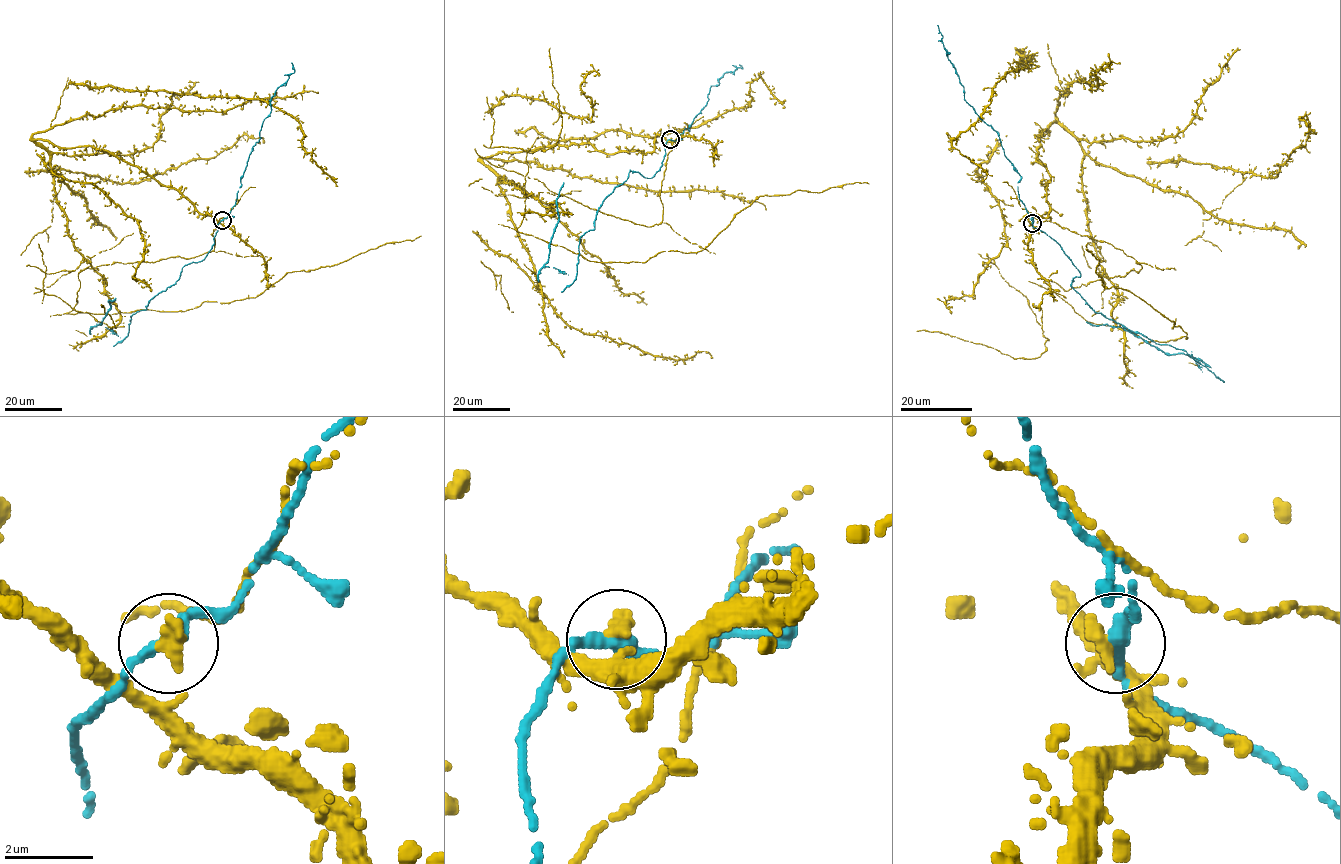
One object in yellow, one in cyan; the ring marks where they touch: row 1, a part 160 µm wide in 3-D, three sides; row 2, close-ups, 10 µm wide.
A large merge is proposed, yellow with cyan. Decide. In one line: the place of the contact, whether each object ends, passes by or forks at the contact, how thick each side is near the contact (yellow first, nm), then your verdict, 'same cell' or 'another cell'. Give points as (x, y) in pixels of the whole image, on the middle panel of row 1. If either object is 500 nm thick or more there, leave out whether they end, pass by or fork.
place (670, 139); yellow ends; cyan passes by; calibres 400 and 320 nm; another cell

